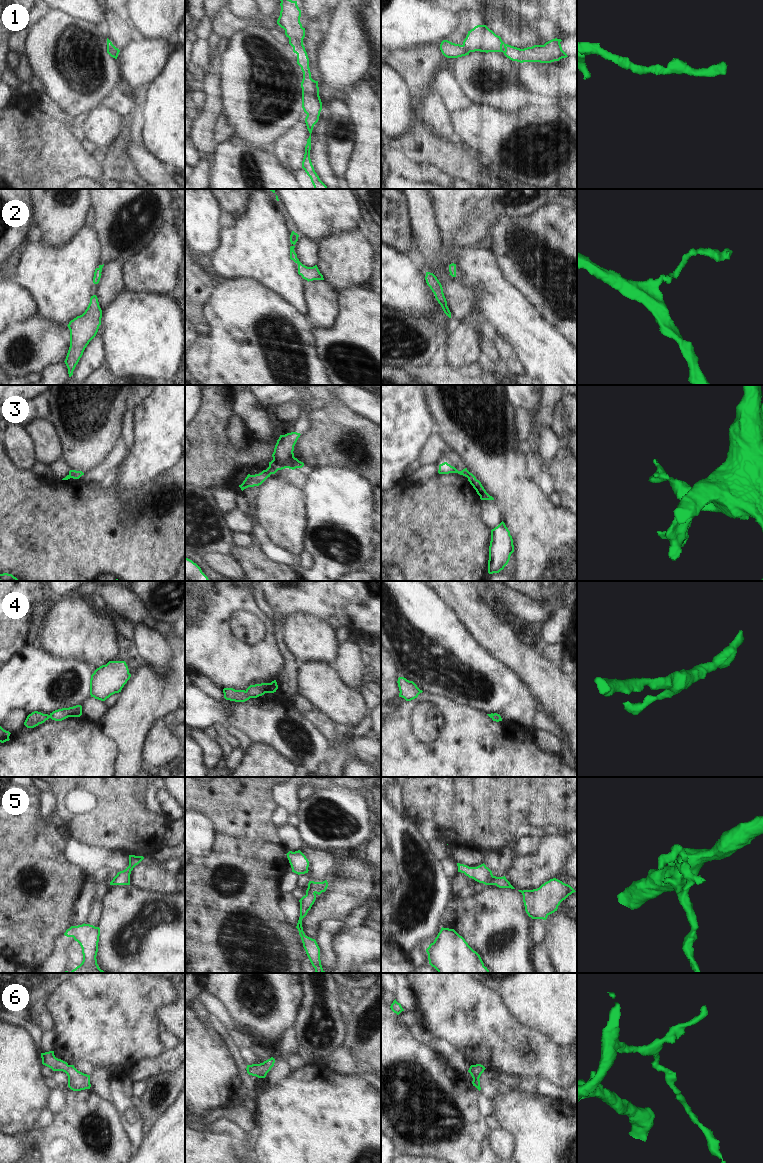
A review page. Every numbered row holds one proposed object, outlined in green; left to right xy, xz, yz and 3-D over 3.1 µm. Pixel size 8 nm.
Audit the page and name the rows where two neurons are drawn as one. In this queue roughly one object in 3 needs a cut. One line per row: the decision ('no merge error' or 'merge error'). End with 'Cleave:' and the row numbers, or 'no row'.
1: no merge error
2: no merge error
3: merge error
4: no merge error
5: no merge error
6: no merge error
Cleave: 3

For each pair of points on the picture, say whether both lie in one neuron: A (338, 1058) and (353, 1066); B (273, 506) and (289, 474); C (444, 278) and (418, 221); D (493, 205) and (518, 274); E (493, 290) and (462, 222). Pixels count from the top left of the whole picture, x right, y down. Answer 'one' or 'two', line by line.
A: one
B: two
C: one
D: two
E: two

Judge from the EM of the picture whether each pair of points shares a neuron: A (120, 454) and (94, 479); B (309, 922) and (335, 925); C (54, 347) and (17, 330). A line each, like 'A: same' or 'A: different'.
A: same
B: different
C: same

